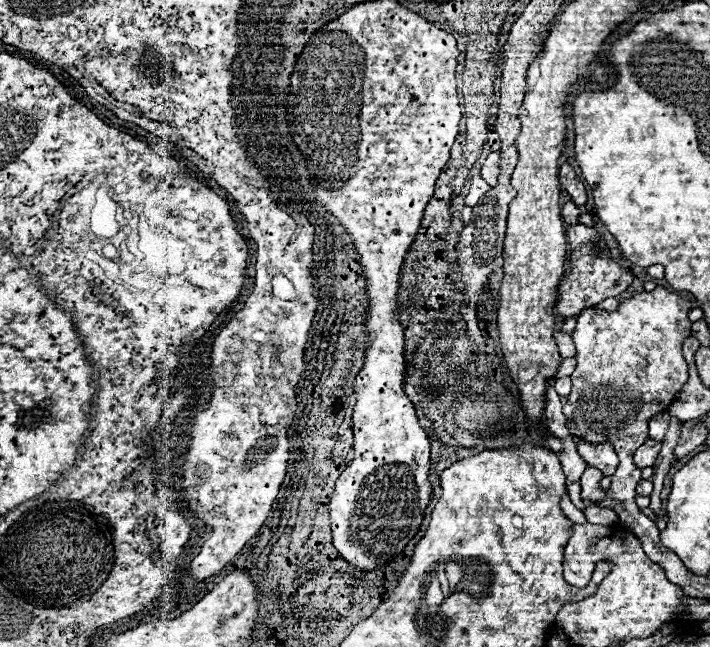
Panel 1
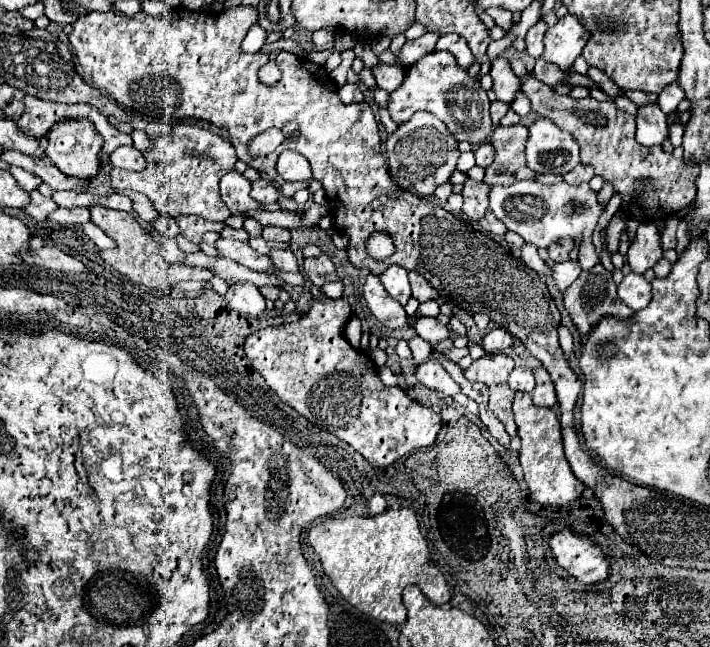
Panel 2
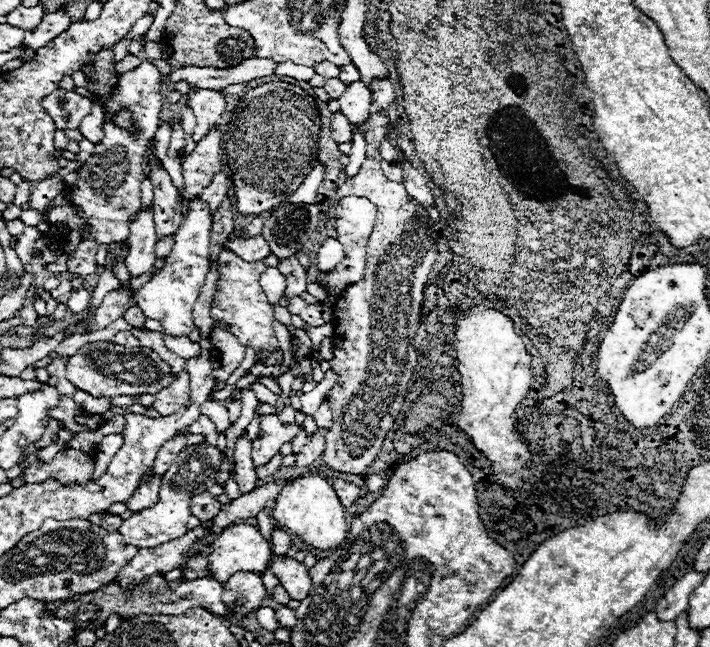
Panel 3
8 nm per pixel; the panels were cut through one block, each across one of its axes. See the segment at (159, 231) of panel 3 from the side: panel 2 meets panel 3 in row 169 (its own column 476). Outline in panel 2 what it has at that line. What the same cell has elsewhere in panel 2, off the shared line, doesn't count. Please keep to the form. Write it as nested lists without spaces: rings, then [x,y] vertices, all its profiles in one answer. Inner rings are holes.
[[[482,142],[478,148],[476,148],[476,164],[478,166],[482,166],[482,168],[486,168],[490,162],[492,162],[492,158],[496,156],[496,152],[492,150],[492,144],[490,142]]]

